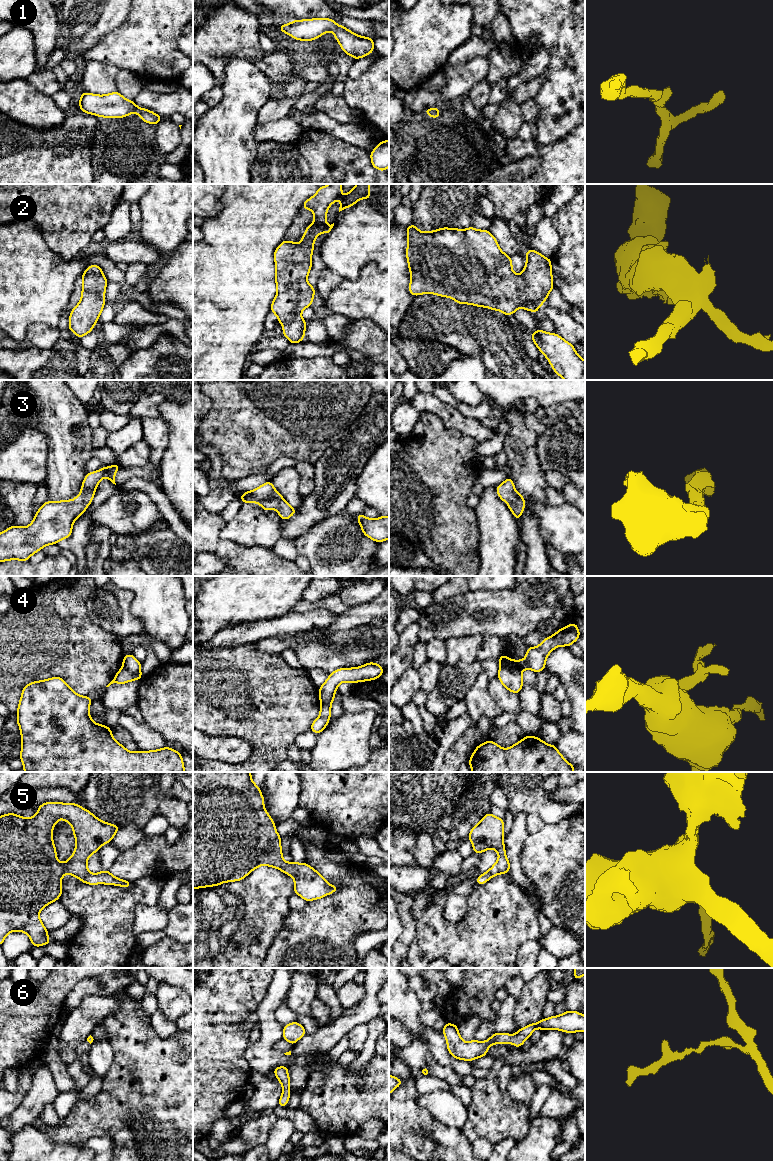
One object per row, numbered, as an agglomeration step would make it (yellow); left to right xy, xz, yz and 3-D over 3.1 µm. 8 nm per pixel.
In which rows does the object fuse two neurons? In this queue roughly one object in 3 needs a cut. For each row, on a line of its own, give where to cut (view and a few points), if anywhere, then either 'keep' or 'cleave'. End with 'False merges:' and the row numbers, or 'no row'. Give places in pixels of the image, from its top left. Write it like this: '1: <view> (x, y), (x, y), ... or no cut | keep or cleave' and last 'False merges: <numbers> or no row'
1: no cut | keep
2: no cut | keep
3: no cut | keep
4: xy (123, 665), (131, 671), (139, 671) | cleave
5: no cut | keep
6: no cut | keep
False merges: 4

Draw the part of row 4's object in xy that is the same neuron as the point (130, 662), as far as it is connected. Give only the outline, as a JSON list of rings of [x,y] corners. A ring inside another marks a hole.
[[[133,654],[125,655],[123,657],[123,666],[131,672],[139,672],[141,663],[133,656]]]

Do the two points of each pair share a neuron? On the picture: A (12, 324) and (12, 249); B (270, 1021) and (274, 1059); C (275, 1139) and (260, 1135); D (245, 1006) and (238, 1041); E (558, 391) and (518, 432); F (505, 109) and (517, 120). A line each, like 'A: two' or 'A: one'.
A: one
B: one
C: two
D: one
E: two
F: one

